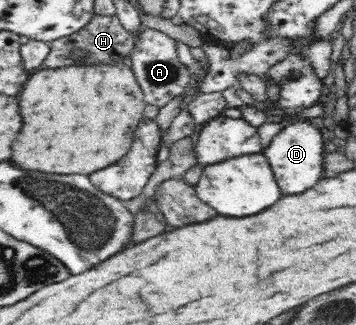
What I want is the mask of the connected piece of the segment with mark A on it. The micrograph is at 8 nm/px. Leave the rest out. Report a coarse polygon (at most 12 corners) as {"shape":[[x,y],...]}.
{"shape":[[145,28],[130,52],[147,104],[182,95],[192,71],[176,40]]}

